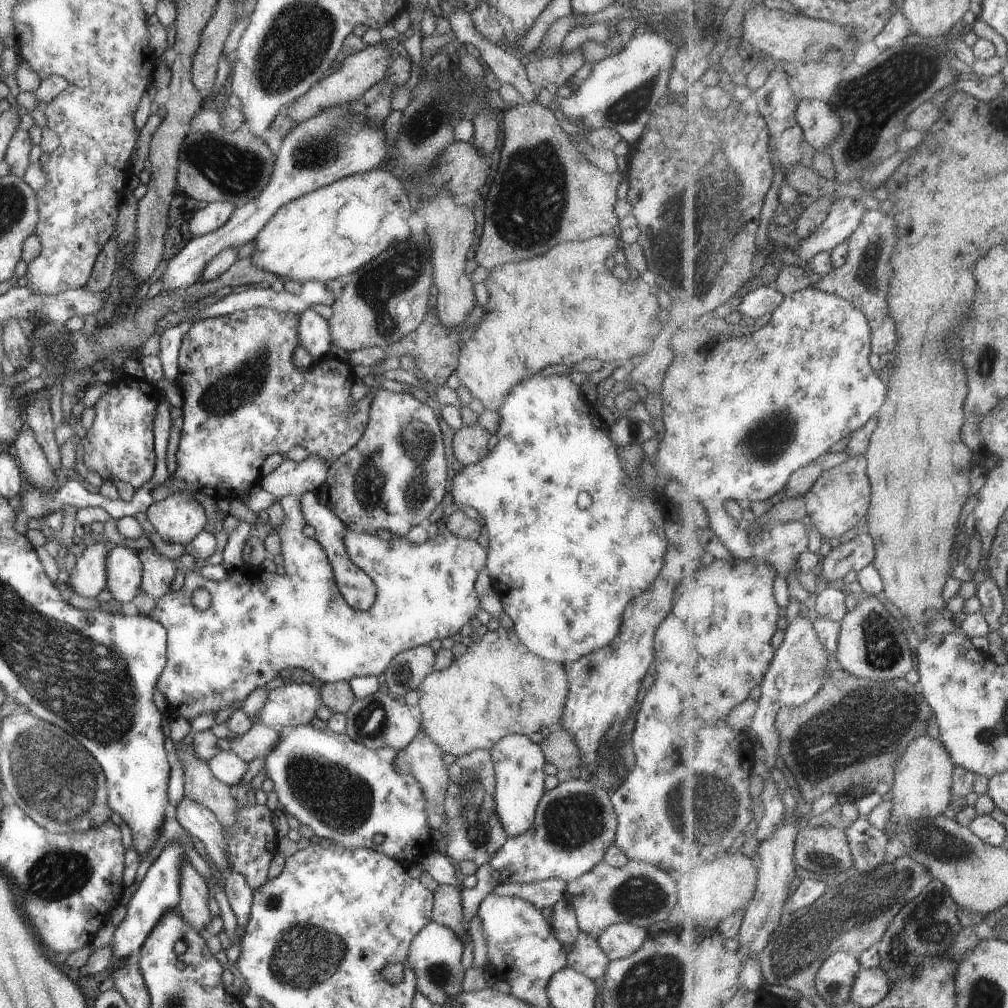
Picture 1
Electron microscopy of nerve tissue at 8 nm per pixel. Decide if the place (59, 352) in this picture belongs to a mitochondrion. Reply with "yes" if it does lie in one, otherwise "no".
yes

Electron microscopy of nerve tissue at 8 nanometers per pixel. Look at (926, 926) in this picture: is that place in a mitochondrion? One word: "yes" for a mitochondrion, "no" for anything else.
yes

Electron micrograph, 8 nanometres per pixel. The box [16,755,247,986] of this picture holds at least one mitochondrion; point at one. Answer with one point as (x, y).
(58, 873)

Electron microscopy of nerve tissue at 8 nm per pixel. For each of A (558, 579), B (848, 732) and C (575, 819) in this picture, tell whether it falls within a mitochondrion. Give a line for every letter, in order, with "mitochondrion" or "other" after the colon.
A: other
B: mitochondrion
C: mitochondrion

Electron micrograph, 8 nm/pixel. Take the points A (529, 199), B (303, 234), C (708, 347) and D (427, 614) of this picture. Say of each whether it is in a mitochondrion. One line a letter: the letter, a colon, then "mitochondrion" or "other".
A: mitochondrion
B: other
C: other
D: other

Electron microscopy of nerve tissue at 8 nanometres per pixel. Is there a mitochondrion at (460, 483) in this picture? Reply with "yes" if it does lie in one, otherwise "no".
no

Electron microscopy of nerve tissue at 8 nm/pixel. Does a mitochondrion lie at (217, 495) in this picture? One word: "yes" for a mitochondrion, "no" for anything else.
no

